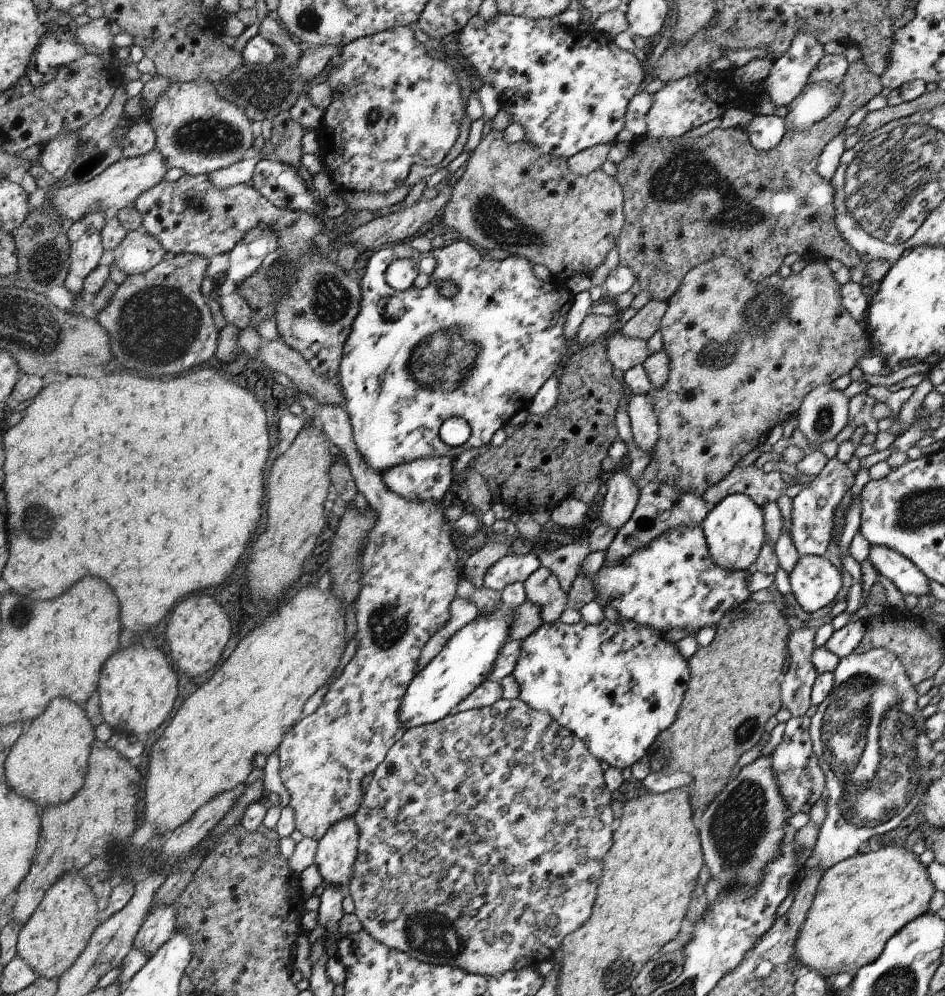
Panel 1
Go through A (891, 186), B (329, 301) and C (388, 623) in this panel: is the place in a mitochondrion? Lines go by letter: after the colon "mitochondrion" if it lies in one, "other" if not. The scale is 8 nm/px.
A: mitochondrion
B: mitochondrion
C: mitochondrion

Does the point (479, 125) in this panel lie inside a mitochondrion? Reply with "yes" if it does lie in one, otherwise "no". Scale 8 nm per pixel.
no

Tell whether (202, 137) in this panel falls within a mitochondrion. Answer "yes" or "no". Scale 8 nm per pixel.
yes

